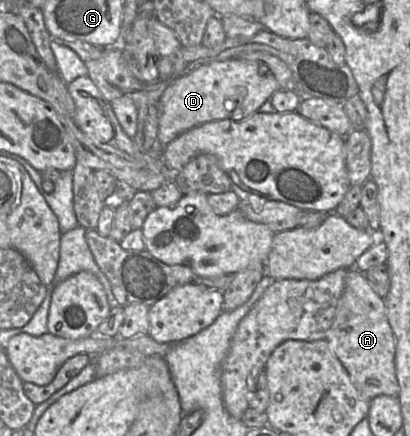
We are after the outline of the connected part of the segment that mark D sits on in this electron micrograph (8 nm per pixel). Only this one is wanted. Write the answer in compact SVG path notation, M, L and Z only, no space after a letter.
M231 58L203 64L174 81L159 99L157 141L165 147L180 134L204 123L241 121L258 112L278 90L277 79L263 63Z

